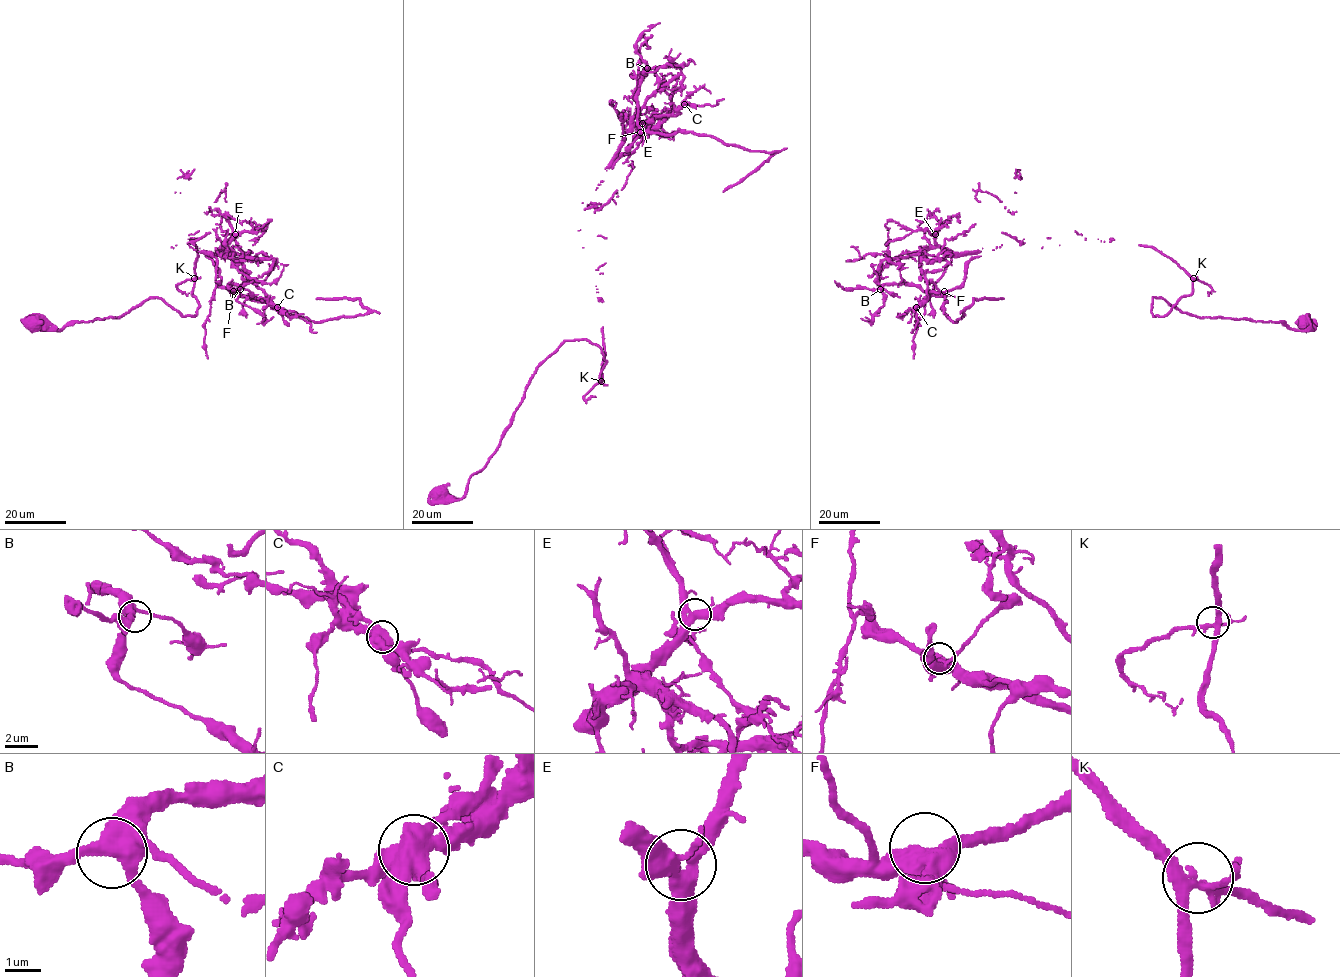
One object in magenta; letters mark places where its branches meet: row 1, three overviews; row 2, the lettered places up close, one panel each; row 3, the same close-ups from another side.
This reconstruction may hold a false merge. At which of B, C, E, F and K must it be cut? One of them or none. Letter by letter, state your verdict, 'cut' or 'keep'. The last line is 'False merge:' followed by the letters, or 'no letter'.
B: keep
C: keep
E: keep
F: keep
K: keep
False merge: no letter

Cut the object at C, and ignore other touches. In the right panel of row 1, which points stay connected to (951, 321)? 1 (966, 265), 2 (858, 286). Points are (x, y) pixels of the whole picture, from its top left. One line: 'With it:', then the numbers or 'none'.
With it: 1, 2

